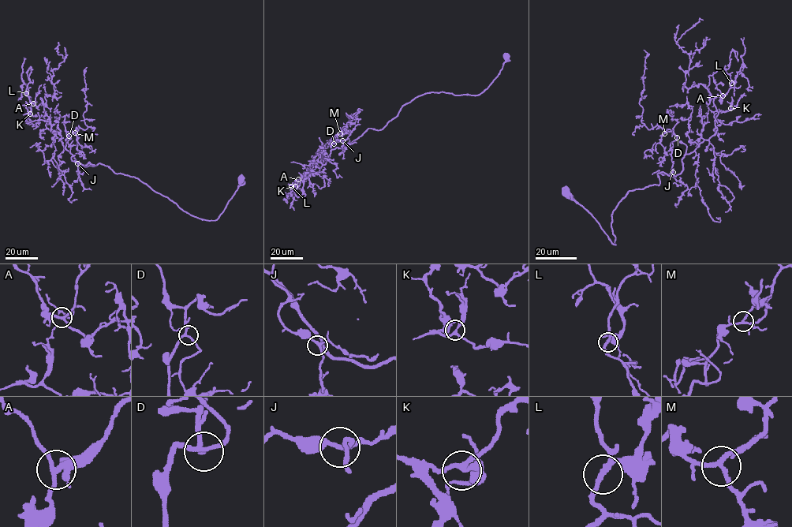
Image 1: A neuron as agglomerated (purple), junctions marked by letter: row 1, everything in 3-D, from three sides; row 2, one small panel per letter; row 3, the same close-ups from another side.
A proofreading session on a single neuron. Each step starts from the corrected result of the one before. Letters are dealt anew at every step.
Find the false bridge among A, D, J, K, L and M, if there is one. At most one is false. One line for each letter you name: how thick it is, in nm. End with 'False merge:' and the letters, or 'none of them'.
False merge: none of them

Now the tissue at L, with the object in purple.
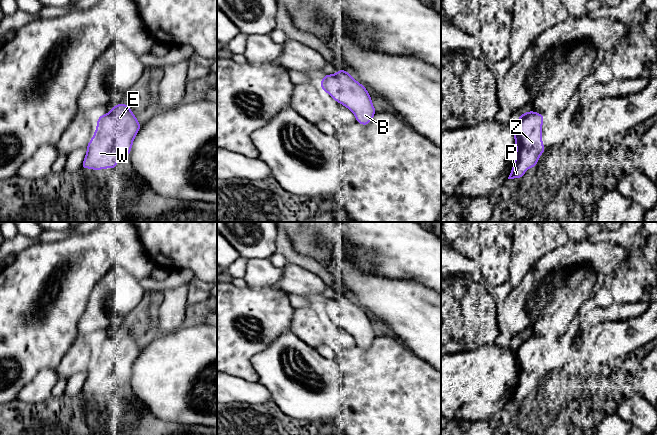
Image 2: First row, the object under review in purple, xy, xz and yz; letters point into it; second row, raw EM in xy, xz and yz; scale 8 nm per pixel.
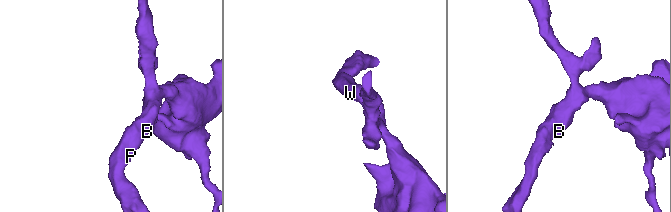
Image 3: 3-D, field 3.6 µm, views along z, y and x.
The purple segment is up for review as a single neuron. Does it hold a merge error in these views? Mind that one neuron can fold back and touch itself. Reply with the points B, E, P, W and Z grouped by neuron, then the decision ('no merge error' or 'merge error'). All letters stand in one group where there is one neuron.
groups B E P W Z; no merge error

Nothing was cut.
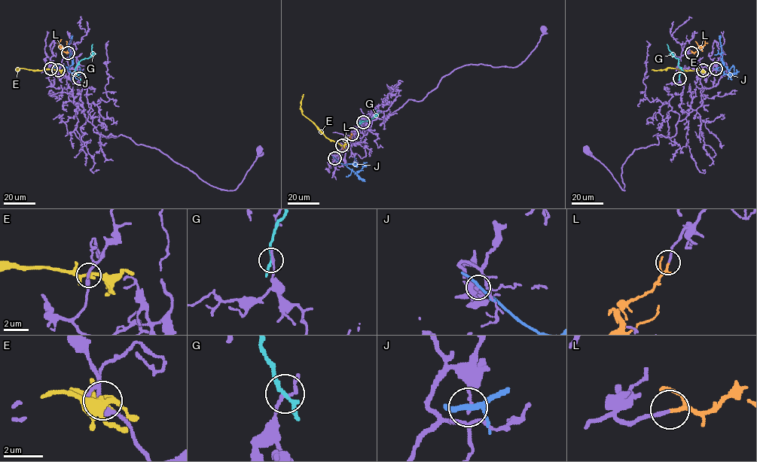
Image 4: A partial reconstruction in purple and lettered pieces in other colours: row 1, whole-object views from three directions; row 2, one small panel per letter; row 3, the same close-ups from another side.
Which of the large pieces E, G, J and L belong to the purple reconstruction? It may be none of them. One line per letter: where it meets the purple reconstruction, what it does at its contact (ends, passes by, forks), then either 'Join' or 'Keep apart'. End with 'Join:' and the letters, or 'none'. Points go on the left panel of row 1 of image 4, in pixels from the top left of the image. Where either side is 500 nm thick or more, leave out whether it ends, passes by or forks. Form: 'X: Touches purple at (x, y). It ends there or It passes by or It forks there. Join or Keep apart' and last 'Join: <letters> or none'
E: Touches purple at (58, 70). It forks there. Keep apart
G: Touches purple at (79, 78). It passes by. Keep apart
J: Touches purple at (50, 68). It passes by. Keep apart
L: Touches purple at (68, 53). It passes by. Join
Join: L

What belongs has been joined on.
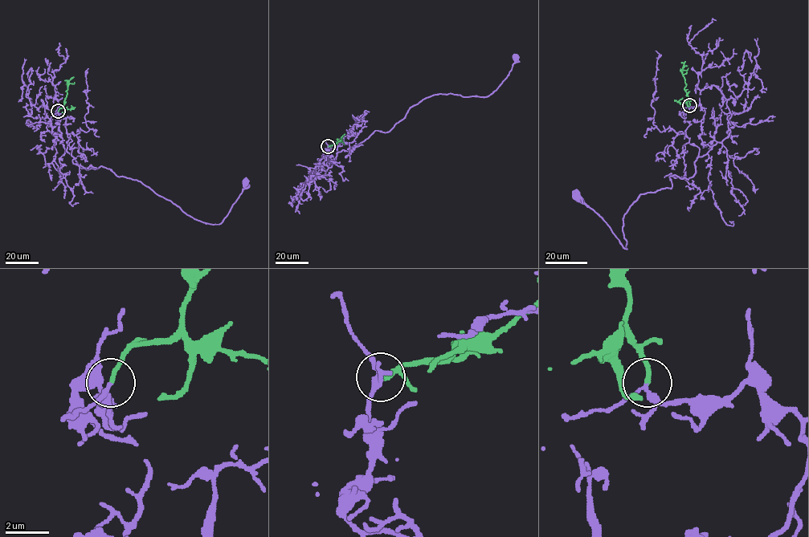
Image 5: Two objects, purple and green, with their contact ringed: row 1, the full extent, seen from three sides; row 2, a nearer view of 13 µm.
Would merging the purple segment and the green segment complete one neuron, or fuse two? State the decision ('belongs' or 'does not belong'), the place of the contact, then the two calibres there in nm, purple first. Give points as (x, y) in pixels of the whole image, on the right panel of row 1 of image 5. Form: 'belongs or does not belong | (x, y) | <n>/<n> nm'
belongs | (689, 105) | 150/200 nm

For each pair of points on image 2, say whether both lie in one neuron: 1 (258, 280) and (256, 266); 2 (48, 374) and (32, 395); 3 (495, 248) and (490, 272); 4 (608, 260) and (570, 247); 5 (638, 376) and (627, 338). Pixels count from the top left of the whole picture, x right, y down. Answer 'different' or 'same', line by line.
1: same
2: same
3: same
4: same
5: different

